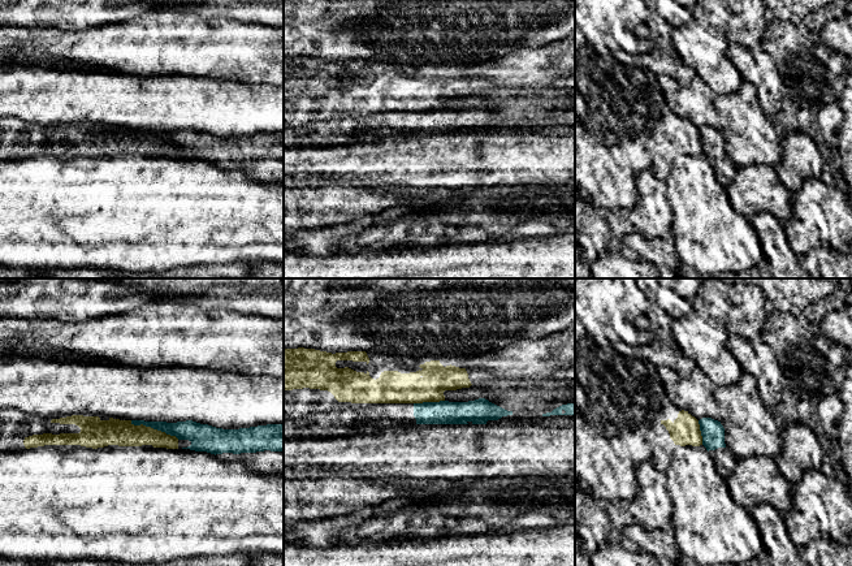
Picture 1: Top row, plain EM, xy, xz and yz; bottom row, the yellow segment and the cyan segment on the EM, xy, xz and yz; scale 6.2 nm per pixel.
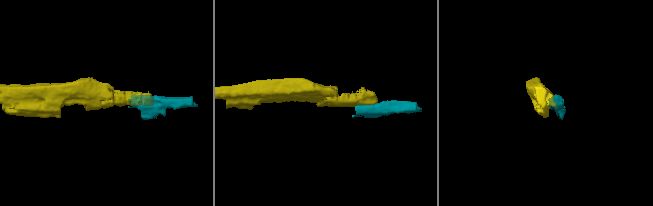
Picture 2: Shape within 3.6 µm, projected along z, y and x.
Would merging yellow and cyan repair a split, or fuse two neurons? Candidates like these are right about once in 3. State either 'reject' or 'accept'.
reject

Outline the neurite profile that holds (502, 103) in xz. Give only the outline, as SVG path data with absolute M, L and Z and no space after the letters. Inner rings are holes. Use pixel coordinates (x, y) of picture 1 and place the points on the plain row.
M498 87L486 90L483 95L445 99L445 109L468 111L485 107L489 111L511 120L511 124L486 133L499 134L575 134L575 124L550 124L554 117L572 112L575 115L575 90Z

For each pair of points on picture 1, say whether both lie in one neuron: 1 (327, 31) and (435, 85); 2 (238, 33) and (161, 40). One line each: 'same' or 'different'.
1: different
2: same

